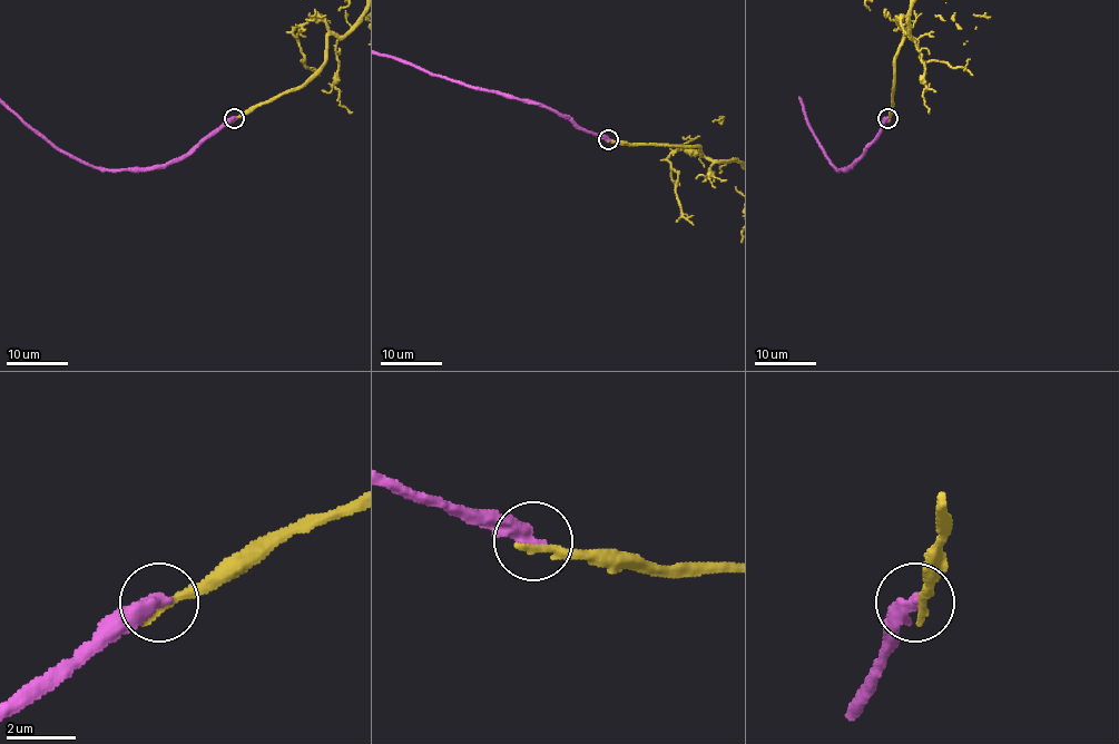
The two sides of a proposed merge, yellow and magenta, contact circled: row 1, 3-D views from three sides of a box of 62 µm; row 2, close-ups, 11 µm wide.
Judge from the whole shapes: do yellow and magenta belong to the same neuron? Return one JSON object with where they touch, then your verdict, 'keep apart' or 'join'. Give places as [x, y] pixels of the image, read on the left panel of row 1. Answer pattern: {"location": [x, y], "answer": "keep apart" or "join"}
{"location": [234, 118], "answer": "keep apart"}

